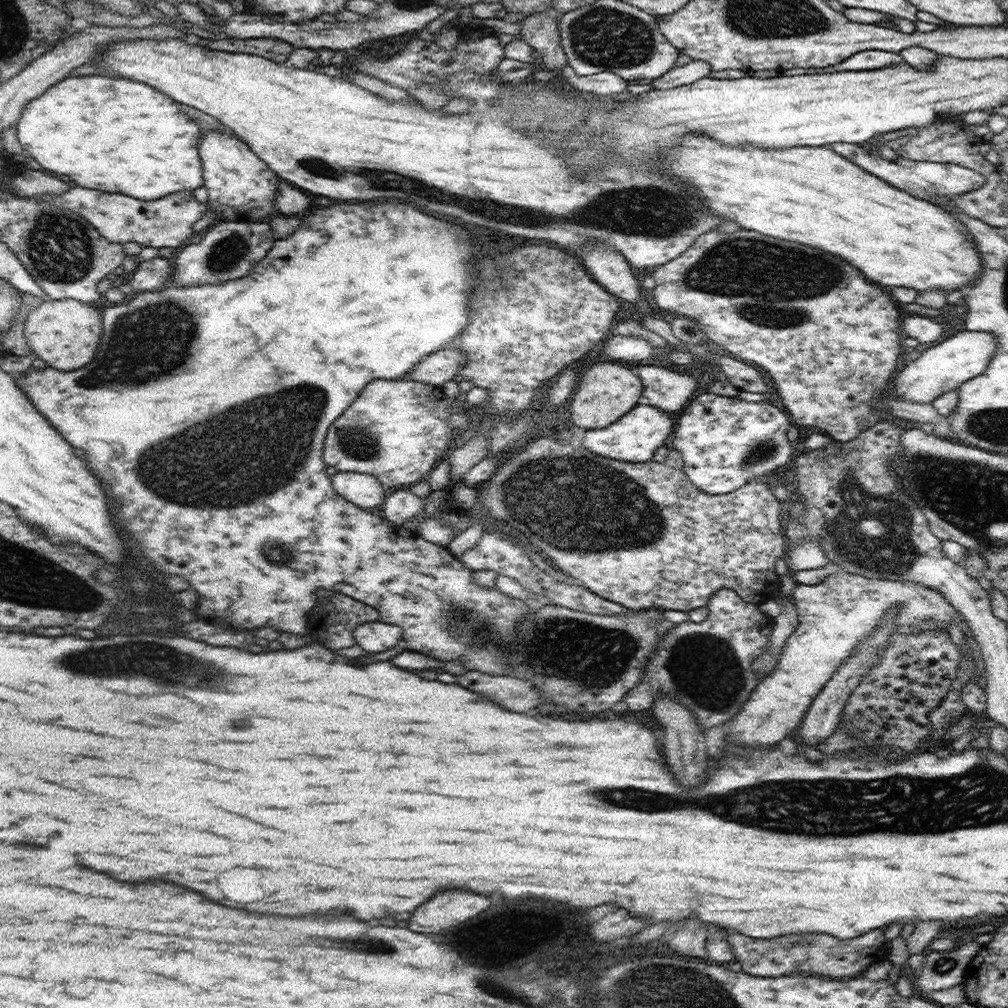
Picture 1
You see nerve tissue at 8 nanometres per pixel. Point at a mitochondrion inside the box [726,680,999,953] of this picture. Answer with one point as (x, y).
(793, 942)

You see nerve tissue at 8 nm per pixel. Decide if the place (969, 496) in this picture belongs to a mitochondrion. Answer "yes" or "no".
yes

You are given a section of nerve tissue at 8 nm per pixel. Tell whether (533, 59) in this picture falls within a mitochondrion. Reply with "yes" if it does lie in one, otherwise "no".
no

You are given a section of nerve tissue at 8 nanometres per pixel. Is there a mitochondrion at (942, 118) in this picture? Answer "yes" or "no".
no

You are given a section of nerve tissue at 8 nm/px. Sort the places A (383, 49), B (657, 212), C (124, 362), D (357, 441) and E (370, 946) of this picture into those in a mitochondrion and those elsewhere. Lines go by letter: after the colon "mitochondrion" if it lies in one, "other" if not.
A: other
B: mitochondrion
C: mitochondrion
D: mitochondrion
E: mitochondrion

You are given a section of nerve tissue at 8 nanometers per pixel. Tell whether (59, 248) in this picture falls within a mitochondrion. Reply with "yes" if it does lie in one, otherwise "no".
yes

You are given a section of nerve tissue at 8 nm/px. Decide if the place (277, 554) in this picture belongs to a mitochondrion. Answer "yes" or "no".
yes

